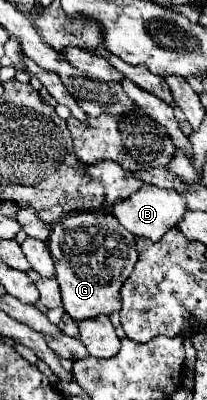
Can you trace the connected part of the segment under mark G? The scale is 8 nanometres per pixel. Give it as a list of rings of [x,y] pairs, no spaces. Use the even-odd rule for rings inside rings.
[[[81,212],[63,218],[51,226],[51,256],[55,260],[55,278],[61,286],[65,312],[81,322],[101,314],[121,310],[119,290],[137,264],[135,236],[121,228],[109,212]]]

